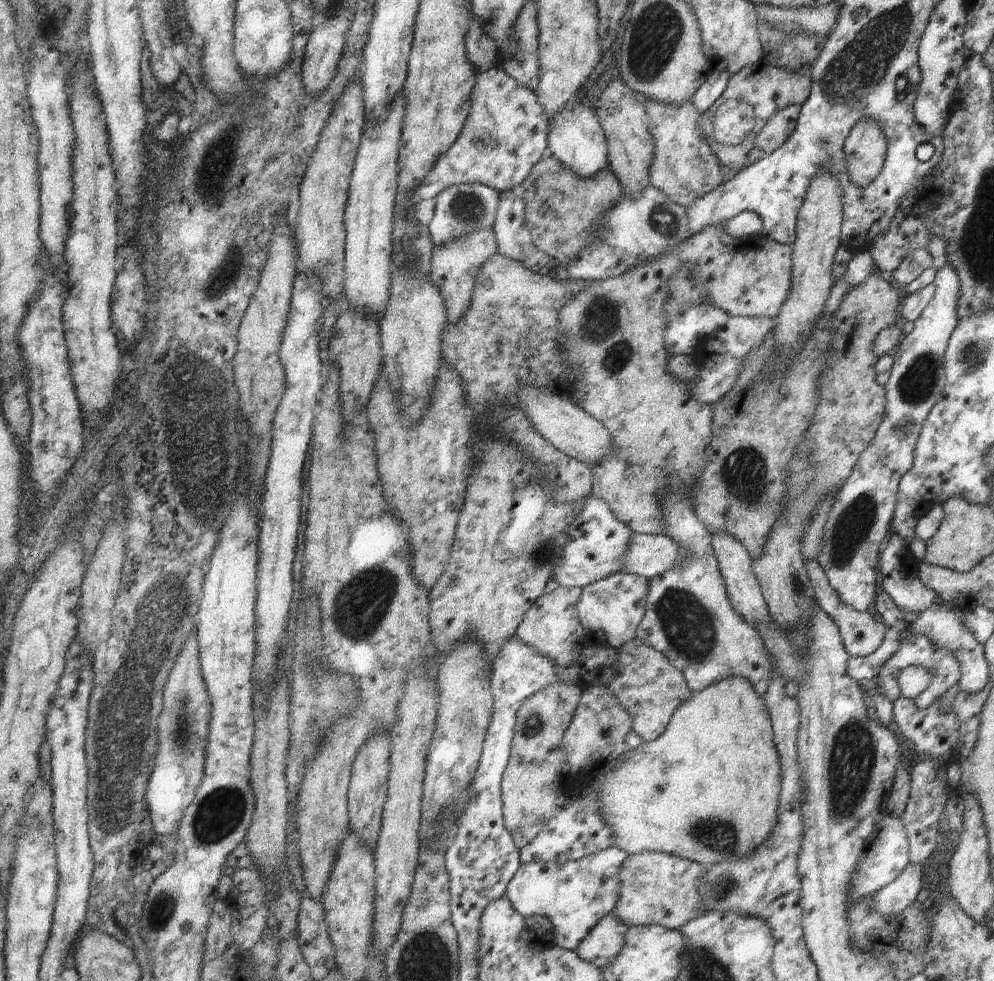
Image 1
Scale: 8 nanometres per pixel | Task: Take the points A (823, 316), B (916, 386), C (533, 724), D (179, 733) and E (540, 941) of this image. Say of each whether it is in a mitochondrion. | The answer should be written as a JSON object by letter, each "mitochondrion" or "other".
{"A":"other","B":"mitochondrion","C":"mitochondrion","D":"mitochondrion","E":"other"}

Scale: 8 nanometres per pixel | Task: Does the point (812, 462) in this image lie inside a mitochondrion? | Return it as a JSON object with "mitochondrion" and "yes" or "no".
{"mitochondrion":"yes"}

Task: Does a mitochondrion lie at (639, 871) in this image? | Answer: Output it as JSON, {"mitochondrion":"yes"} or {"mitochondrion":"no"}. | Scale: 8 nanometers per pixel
{"mitochondrion":"yes"}

